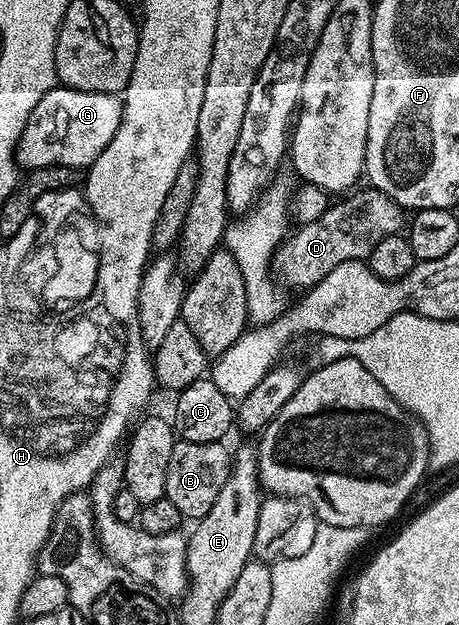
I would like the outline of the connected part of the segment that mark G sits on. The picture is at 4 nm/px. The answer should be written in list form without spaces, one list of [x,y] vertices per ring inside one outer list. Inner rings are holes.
[[[57,85],[34,105],[34,113],[26,121],[16,142],[16,162],[21,168],[74,167],[87,169],[110,145],[122,121],[124,103],[111,91],[75,91],[73,87]]]

